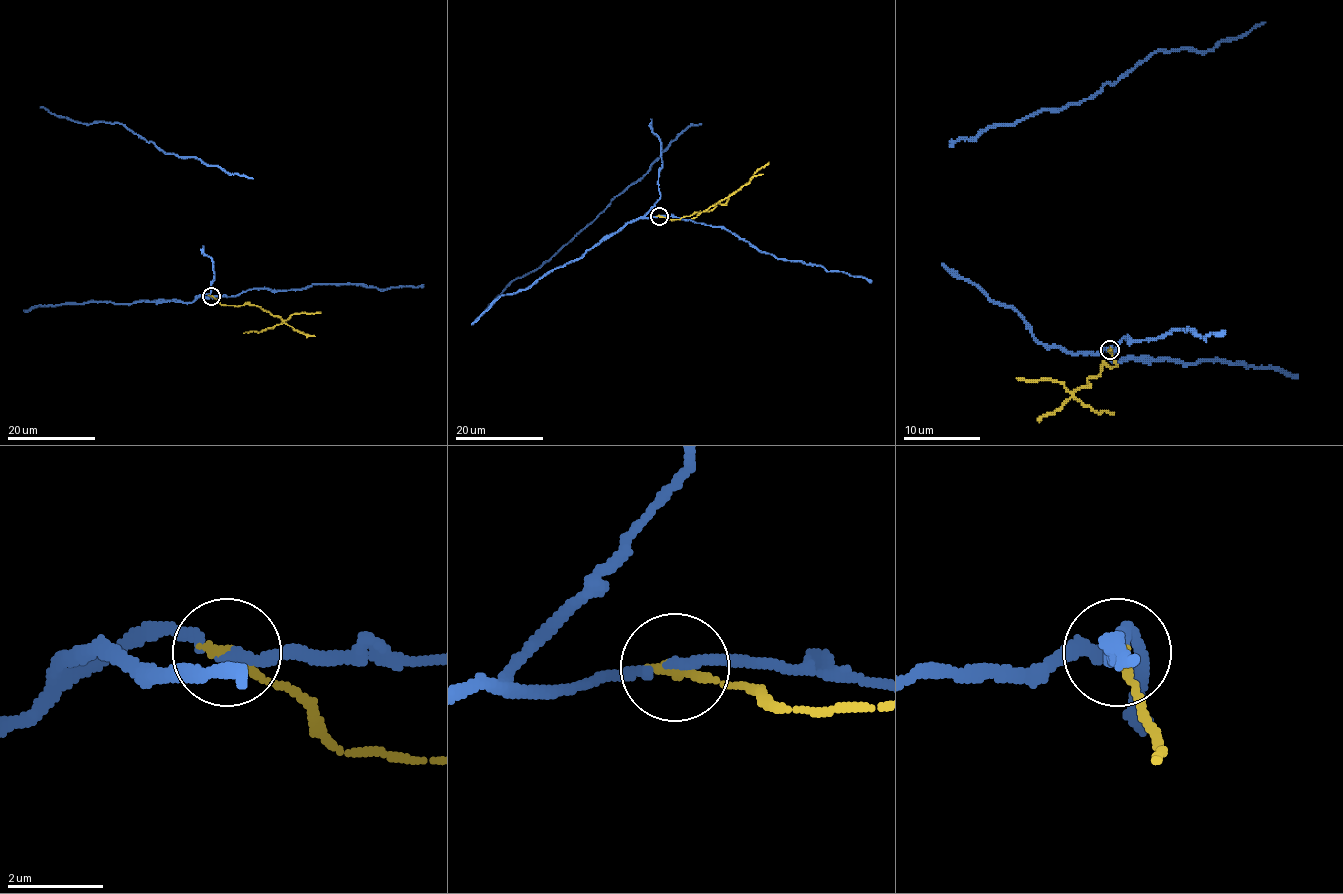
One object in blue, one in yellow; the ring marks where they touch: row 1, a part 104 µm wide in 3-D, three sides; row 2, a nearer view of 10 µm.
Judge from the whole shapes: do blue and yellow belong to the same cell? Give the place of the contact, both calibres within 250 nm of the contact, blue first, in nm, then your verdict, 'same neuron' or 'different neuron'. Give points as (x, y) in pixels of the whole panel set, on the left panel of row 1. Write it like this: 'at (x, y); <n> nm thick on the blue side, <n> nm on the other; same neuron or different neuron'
at (211, 296); 180 nm thick on the blue side, 240 nm on the other; different neuron

